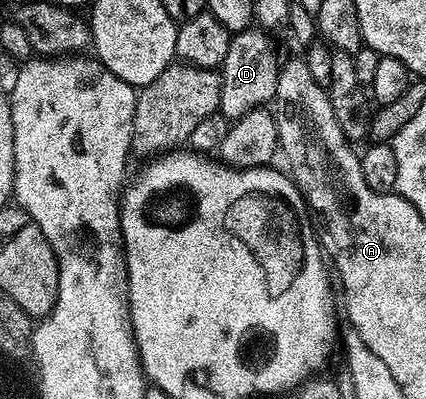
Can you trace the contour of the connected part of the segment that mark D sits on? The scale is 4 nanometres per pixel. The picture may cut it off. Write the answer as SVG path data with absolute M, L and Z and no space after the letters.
M258 27L231 36L228 55L224 55L224 63L220 67L222 94L218 104L218 113L226 116L227 122L239 121L248 115L248 111L269 106L274 101L280 57L274 54L274 47L268 37L269 34Z

